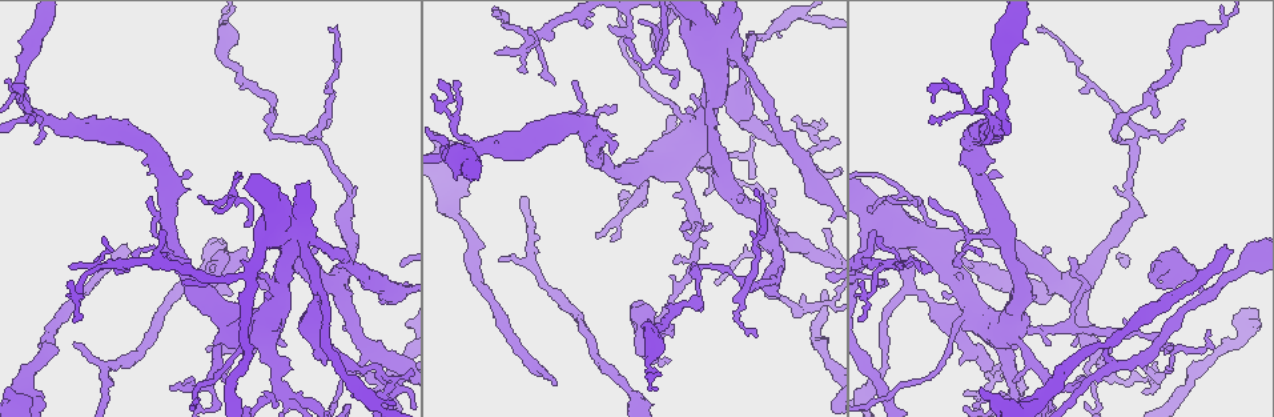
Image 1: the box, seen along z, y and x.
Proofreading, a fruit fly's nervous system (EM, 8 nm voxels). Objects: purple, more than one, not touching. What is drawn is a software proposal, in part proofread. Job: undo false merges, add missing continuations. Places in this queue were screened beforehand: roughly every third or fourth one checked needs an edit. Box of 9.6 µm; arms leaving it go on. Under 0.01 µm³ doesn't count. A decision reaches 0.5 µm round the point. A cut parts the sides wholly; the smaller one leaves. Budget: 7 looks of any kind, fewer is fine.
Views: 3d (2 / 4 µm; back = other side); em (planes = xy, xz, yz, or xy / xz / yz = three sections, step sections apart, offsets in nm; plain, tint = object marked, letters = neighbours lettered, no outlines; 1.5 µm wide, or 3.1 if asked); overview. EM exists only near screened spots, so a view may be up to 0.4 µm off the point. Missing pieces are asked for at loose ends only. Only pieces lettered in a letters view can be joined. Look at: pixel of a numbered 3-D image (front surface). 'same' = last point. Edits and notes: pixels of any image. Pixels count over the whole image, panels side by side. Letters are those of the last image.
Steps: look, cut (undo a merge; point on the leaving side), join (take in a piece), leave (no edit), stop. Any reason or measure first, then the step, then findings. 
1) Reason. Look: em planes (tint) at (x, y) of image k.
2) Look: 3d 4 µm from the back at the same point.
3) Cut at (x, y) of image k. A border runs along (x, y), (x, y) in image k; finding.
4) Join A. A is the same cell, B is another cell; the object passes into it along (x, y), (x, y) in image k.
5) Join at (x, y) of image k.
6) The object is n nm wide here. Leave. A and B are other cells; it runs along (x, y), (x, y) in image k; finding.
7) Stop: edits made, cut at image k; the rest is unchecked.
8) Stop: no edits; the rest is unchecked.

Branch stops here. Look: em planes (letters) at (1163, 287) of image 1.

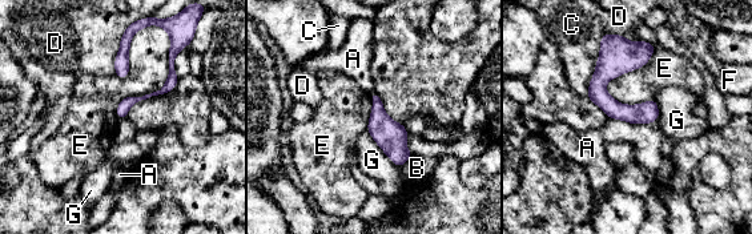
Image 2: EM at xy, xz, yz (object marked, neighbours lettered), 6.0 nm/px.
Leave. A, B, C, D, E, F and G are other cells; a border runs along (656, 47), (606, 84), (618, 103) in image 2; no lettered piece goes on from it.

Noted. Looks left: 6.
Long arm stops here. Look: em planes (letters) at (129, 252) of image 1.

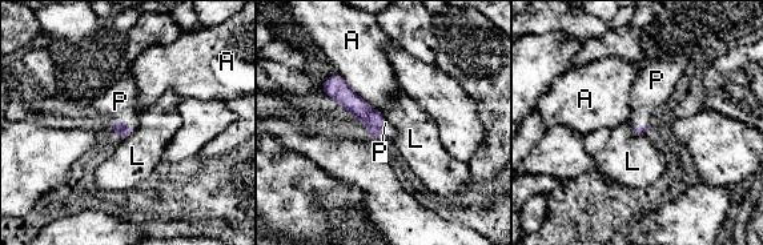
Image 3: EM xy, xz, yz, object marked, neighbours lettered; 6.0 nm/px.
Join P. P is the same cell, A and L are other cells; the cell continues.

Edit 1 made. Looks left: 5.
See it whole again. Look: overview.

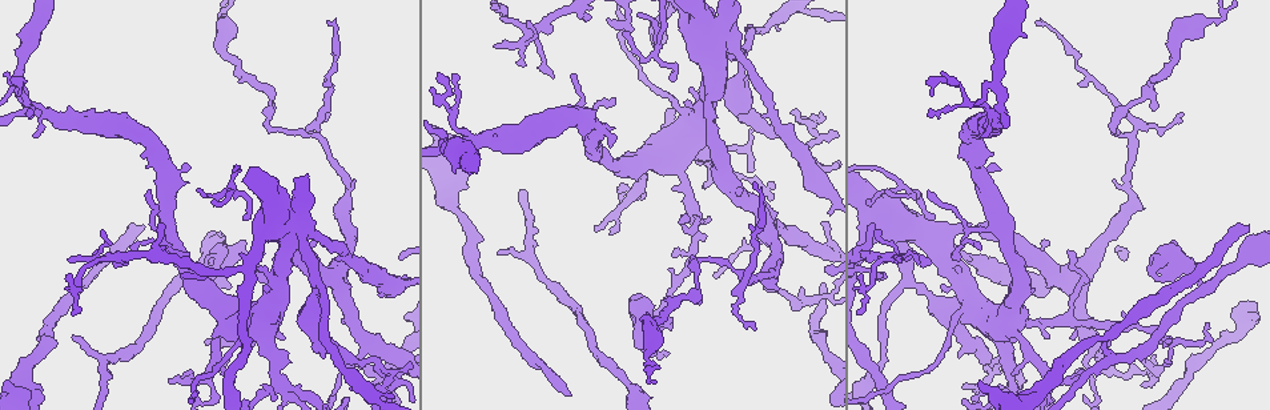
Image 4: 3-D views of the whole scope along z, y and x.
Branch point. Look: em yz step 4 (tint) at (313, 278) of image 4.

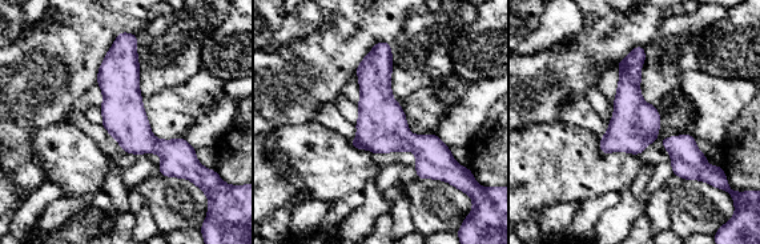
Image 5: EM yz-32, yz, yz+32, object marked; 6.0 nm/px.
Look: em yz step 4 (letters) at the same point.

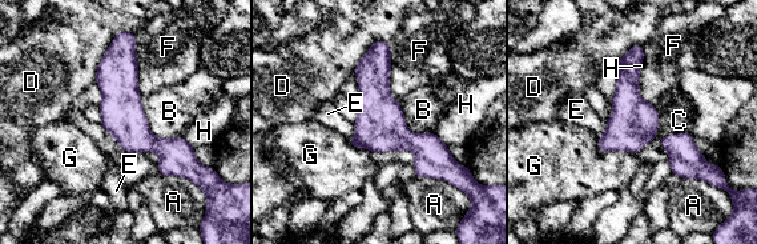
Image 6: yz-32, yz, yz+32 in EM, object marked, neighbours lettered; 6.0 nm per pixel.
Leave. A, B, C, D, E, F, G and H are other cells; a border runs along (140, 96), (154, 136), (182, 136) in image 6; one cell here.

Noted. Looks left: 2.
Stop: edits made, join at image 3; the rest is unchecked.

